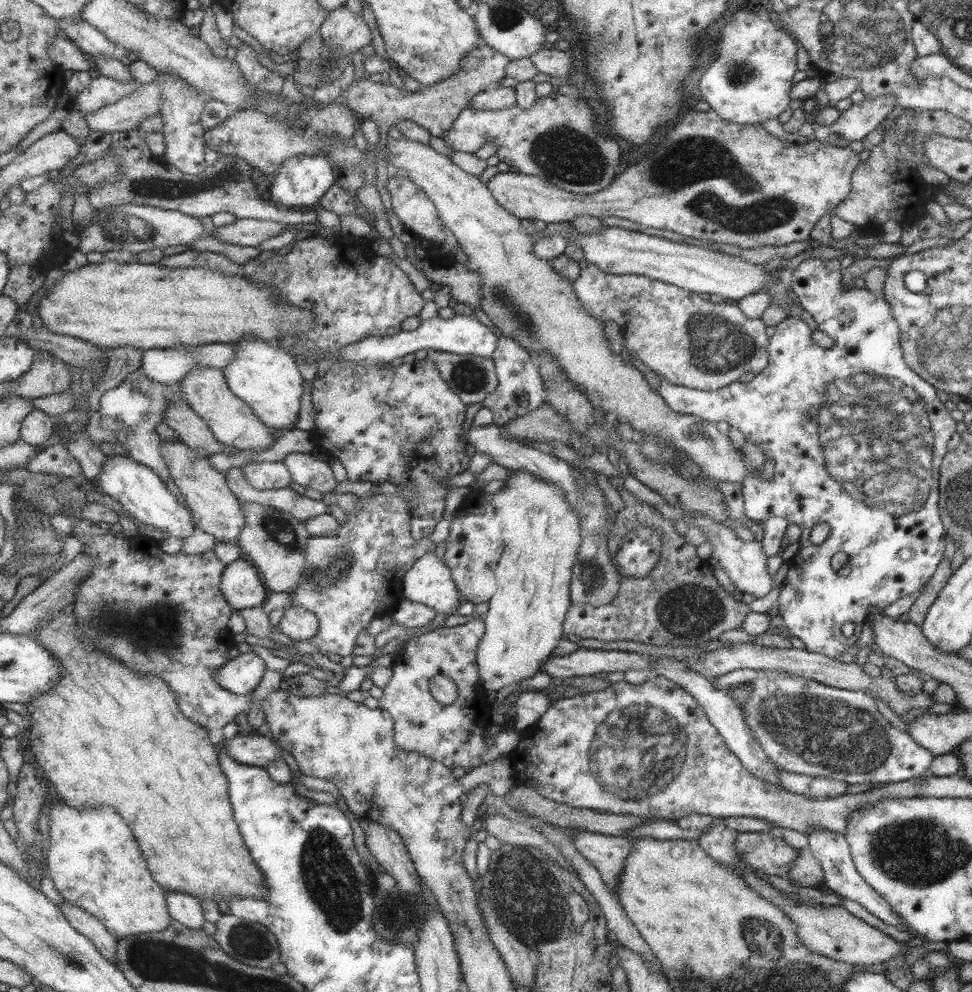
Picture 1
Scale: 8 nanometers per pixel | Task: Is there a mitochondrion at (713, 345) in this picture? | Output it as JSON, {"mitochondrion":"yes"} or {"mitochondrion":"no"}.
{"mitochondrion":"yes"}

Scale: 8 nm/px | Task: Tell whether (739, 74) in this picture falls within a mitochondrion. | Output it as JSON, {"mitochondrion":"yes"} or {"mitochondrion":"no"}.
{"mitochondrion":"yes"}

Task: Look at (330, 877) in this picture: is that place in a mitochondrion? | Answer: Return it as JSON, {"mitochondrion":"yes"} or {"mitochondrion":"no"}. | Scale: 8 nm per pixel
{"mitochondrion":"yes"}

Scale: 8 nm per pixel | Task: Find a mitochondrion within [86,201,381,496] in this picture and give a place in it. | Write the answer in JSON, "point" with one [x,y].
{"point":[121,427]}

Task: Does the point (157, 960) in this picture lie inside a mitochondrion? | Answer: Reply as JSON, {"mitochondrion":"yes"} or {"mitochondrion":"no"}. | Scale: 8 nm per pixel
{"mitochondrion":"yes"}

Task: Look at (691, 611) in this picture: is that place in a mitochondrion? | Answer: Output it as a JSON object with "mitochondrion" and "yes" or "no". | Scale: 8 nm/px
{"mitochondrion":"yes"}

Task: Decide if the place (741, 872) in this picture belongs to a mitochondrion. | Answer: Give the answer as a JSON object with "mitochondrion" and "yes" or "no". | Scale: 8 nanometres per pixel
{"mitochondrion":"no"}

